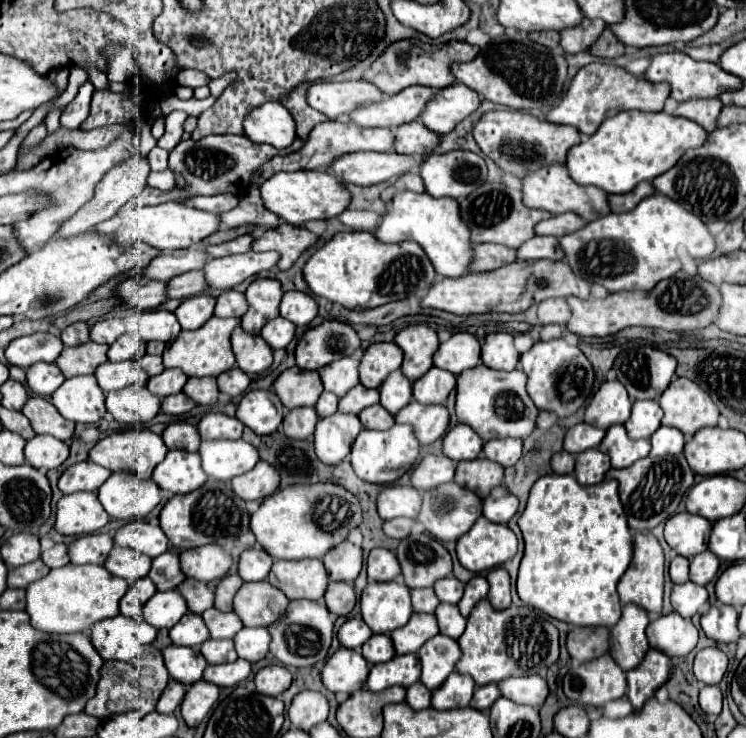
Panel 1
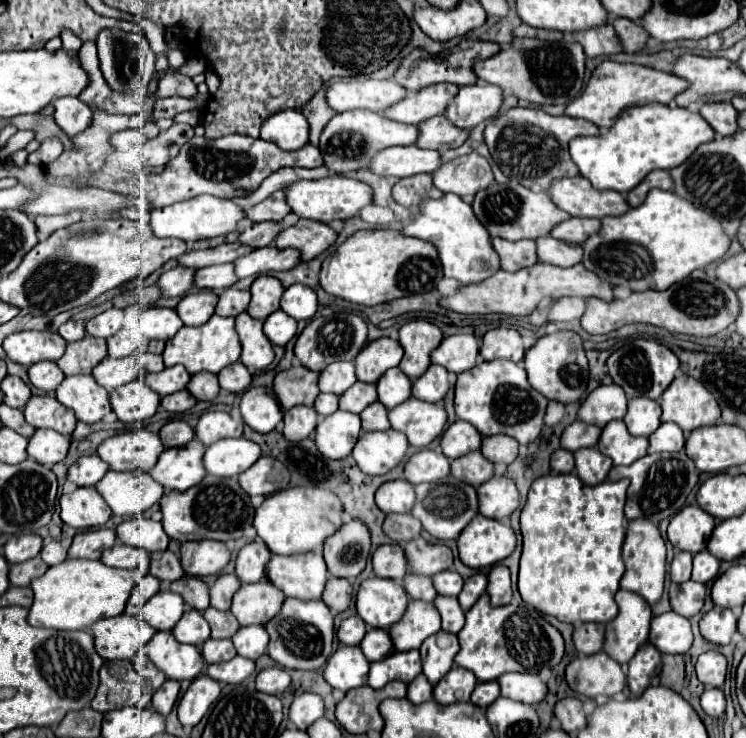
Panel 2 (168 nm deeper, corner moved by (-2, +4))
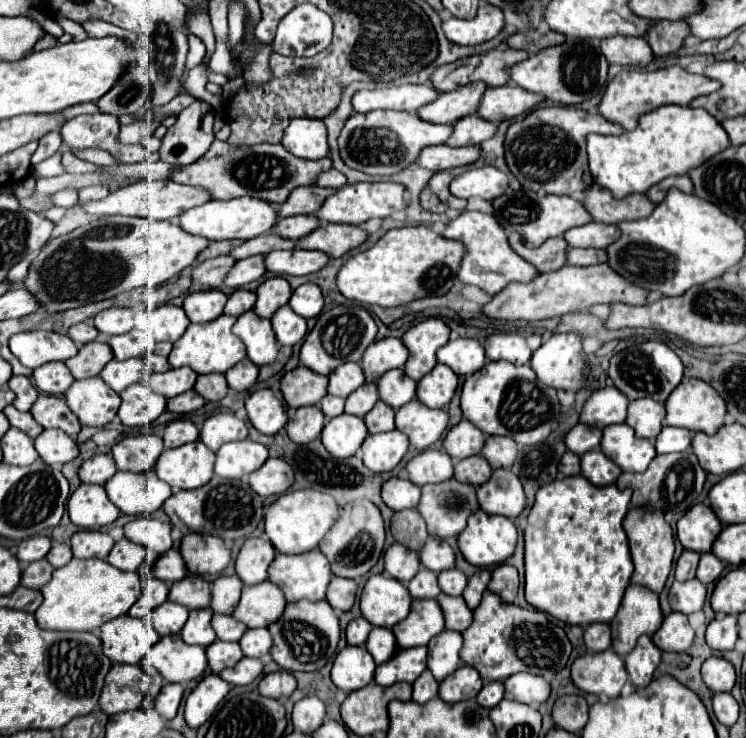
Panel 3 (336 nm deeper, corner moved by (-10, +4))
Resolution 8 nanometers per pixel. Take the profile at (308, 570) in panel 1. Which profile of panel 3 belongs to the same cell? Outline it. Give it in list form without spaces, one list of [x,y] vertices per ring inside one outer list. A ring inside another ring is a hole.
[[[319,549],[301,555],[277,553],[269,567],[269,581],[275,583],[287,601],[321,601],[333,573],[327,557]]]

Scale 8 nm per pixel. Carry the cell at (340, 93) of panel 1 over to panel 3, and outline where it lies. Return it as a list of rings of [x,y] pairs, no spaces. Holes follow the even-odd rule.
[[[393,85],[381,89],[361,89],[353,95],[353,109],[367,113],[373,109],[417,111],[421,105],[435,101],[439,93],[429,85]]]

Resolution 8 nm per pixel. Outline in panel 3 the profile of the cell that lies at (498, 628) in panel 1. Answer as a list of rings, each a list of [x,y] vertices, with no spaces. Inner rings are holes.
[[[491,591],[483,593],[483,601],[473,611],[473,623],[463,631],[463,639],[461,659],[463,663],[479,669],[485,683],[505,681],[519,671],[533,675],[543,675],[547,669],[561,671],[571,655],[571,641],[565,631],[549,621],[545,613],[509,605]]]

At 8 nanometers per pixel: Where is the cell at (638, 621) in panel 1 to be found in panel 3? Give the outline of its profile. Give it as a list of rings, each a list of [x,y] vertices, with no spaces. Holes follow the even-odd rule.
[[[629,585],[615,619],[609,623],[613,633],[613,649],[623,659],[641,635],[653,635],[663,623],[659,597],[641,585]]]

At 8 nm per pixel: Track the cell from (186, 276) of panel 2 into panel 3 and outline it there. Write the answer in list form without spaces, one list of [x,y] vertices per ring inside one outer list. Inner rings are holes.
[[[221,255],[211,261],[203,261],[197,267],[193,267],[191,279],[195,285],[201,285],[203,289],[217,289],[223,283],[223,277],[231,269],[233,263],[235,259],[229,255]]]

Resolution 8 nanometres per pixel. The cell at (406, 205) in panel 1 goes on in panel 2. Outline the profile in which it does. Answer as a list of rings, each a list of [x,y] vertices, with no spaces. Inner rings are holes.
[[[447,193],[443,199],[427,199],[415,213],[415,221],[403,227],[405,235],[431,241],[441,257],[445,277],[455,277],[463,285],[481,283],[499,271],[499,255],[491,245],[491,237],[483,223],[475,217],[469,203],[459,195]]]

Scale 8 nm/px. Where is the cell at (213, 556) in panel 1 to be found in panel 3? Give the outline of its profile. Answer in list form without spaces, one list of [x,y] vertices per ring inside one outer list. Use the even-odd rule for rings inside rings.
[[[199,533],[183,537],[181,555],[193,575],[219,575],[231,561],[231,549],[223,539]]]

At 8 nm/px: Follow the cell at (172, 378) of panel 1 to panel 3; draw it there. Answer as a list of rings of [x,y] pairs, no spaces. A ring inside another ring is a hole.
[[[179,367],[179,369],[169,369],[165,373],[149,373],[147,385],[155,393],[171,399],[171,397],[177,397],[177,395],[193,389],[195,379],[197,379],[195,371],[191,371],[189,367]]]

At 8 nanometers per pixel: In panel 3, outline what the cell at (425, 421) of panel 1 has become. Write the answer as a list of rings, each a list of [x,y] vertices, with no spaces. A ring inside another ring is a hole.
[[[417,399],[409,401],[395,413],[395,425],[403,431],[411,445],[419,451],[429,449],[435,441],[441,439],[449,423],[449,413],[445,409],[429,409]]]

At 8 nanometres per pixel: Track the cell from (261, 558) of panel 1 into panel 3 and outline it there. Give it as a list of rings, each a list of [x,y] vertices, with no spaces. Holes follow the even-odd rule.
[[[267,537],[247,539],[237,555],[235,569],[245,585],[257,585],[267,579],[267,569],[275,557],[275,547]]]

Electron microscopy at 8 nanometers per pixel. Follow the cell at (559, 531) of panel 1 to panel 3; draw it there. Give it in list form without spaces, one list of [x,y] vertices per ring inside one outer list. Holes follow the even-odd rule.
[[[583,475],[565,477],[539,487],[525,527],[525,599],[529,605],[559,621],[581,627],[589,623],[609,623],[615,617],[633,573],[627,535],[623,529],[629,501],[631,489],[621,491],[615,485],[595,487]]]

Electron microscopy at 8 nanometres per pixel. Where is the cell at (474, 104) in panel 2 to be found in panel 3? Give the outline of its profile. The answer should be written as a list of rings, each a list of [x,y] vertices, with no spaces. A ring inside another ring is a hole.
[[[513,85],[489,87],[485,91],[475,115],[483,117],[491,123],[501,123],[505,119],[523,115],[525,111],[533,109],[541,101],[543,101],[543,97],[539,97],[537,93],[531,93],[527,89],[521,89],[521,87],[513,87]]]

